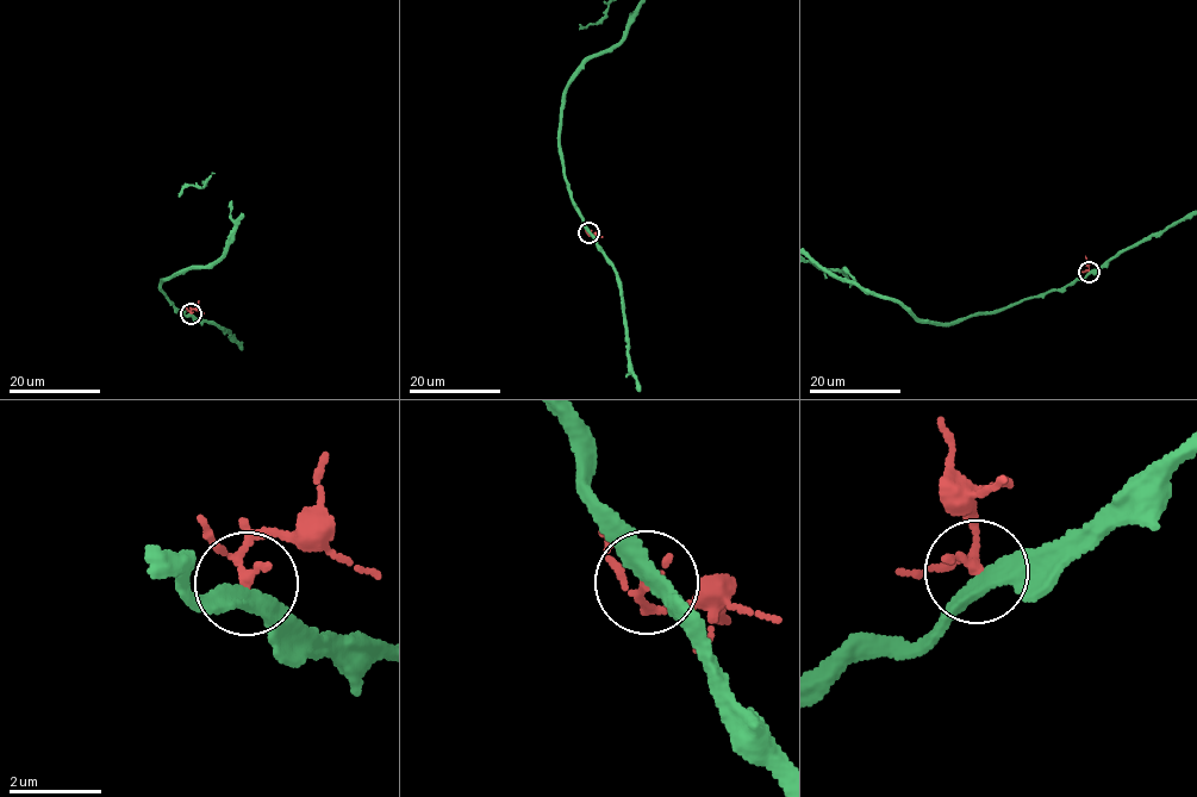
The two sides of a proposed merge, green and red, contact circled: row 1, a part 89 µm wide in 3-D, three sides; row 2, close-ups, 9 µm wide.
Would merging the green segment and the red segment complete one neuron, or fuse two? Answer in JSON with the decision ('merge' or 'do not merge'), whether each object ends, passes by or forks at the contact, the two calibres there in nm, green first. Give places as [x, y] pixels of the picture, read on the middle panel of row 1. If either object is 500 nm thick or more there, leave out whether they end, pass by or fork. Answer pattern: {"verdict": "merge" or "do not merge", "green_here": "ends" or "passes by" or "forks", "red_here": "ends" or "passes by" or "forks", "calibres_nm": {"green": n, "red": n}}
{"verdict": "do not merge", "green_here": "passes by", "red_here": "passes by", "calibres_nm": {"green": 300, "red": 150}}

